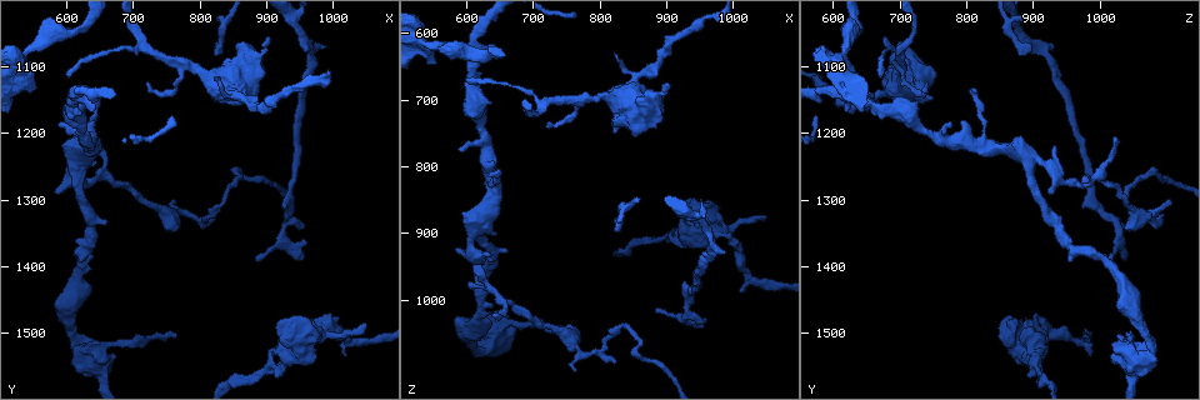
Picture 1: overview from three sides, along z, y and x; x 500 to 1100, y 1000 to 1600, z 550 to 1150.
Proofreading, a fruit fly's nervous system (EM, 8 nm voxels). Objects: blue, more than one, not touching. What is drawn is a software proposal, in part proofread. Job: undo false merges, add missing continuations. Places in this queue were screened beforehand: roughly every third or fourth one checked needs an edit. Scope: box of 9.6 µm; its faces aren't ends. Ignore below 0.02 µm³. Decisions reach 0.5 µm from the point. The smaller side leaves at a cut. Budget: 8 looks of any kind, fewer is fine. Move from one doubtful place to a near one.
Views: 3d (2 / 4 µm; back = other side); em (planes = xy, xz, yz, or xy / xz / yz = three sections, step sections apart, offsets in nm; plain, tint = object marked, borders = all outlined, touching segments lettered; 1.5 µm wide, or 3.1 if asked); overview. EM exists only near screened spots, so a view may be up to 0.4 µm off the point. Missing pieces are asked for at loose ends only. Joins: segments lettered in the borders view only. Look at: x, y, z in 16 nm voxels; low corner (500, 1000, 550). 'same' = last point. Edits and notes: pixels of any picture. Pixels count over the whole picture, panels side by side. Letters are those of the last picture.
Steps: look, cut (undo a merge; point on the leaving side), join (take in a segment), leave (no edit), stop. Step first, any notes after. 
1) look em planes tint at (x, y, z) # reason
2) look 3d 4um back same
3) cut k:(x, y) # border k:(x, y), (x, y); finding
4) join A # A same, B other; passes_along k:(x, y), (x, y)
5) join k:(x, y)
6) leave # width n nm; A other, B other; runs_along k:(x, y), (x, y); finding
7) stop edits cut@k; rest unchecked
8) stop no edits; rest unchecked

look 3d 2um at (970, 1540, 880) # free end

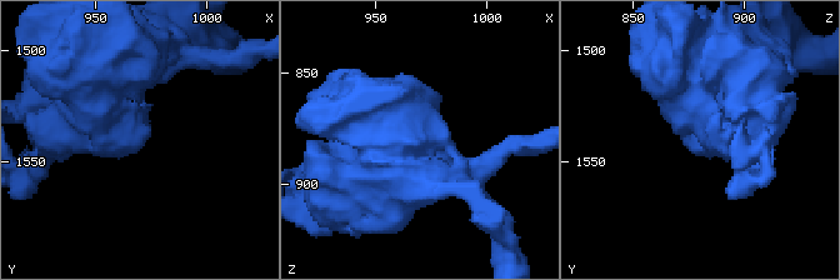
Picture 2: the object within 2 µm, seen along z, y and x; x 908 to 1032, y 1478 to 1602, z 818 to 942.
look em xz step 4 borders at (970, 1544, 884)

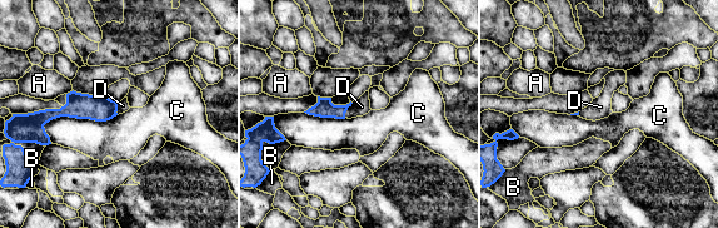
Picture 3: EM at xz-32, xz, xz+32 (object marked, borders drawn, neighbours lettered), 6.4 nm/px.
leave # A other, B other, C other, D other; border 3:(116, 114), (43, 127); none of them fits

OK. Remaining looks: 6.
look em planes borders at (1025, 1530, 985)

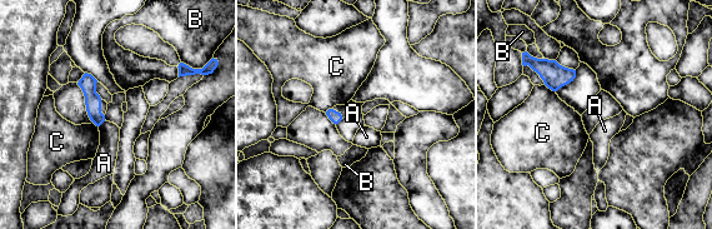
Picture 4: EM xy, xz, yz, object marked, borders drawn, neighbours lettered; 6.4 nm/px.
leave # A other, B other, C other; runs_along 4:(86, 76), (98, 122); no lettered segment goes on from it

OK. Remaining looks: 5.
look 3d 2um at (640, 1205, 1030) # tapers out

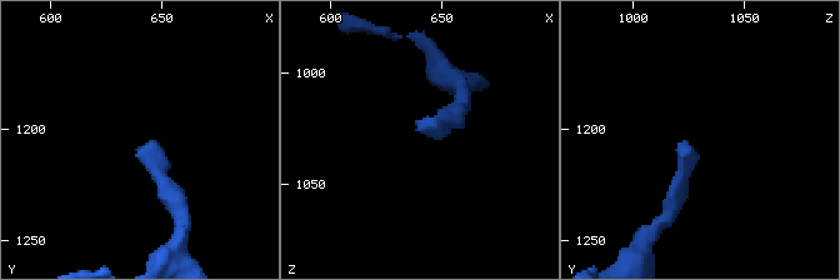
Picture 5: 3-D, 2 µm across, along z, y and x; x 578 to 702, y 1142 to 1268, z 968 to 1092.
look em xy step 8 borders at (640, 1208, 1026)

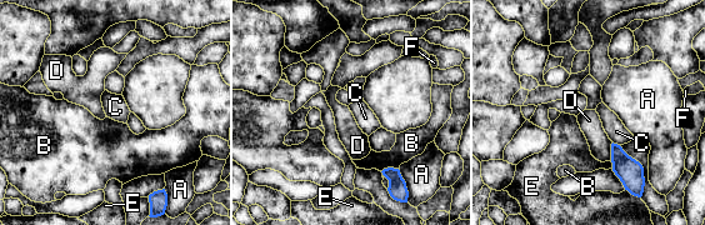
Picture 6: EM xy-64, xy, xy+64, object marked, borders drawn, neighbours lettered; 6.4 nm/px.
look em planes borders same

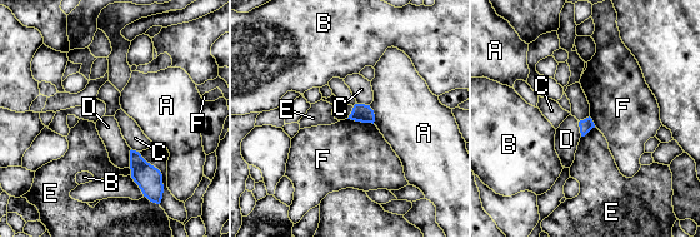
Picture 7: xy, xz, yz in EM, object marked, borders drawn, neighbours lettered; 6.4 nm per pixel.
leave # A other, B other, C other, D other, E other, F other; border 7:(348, 118), (373, 124); none of them fits

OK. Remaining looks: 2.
stop no edits; rest unchecked

